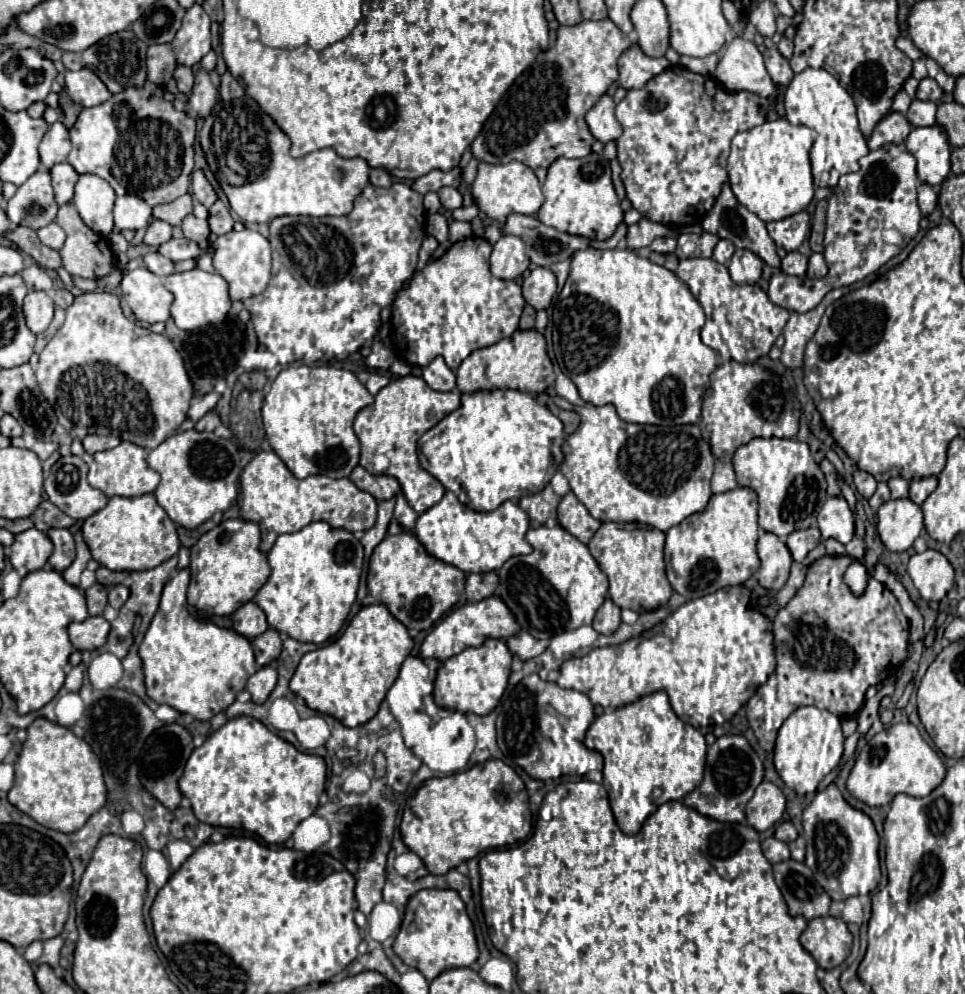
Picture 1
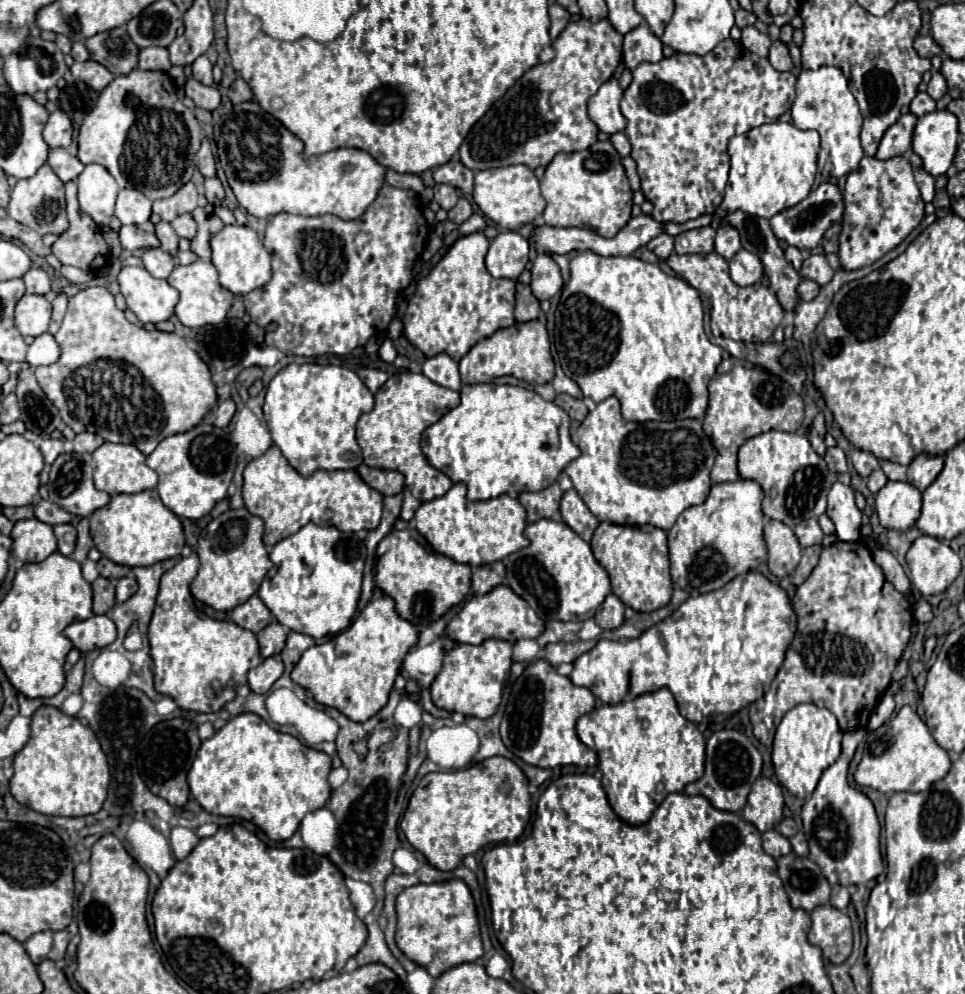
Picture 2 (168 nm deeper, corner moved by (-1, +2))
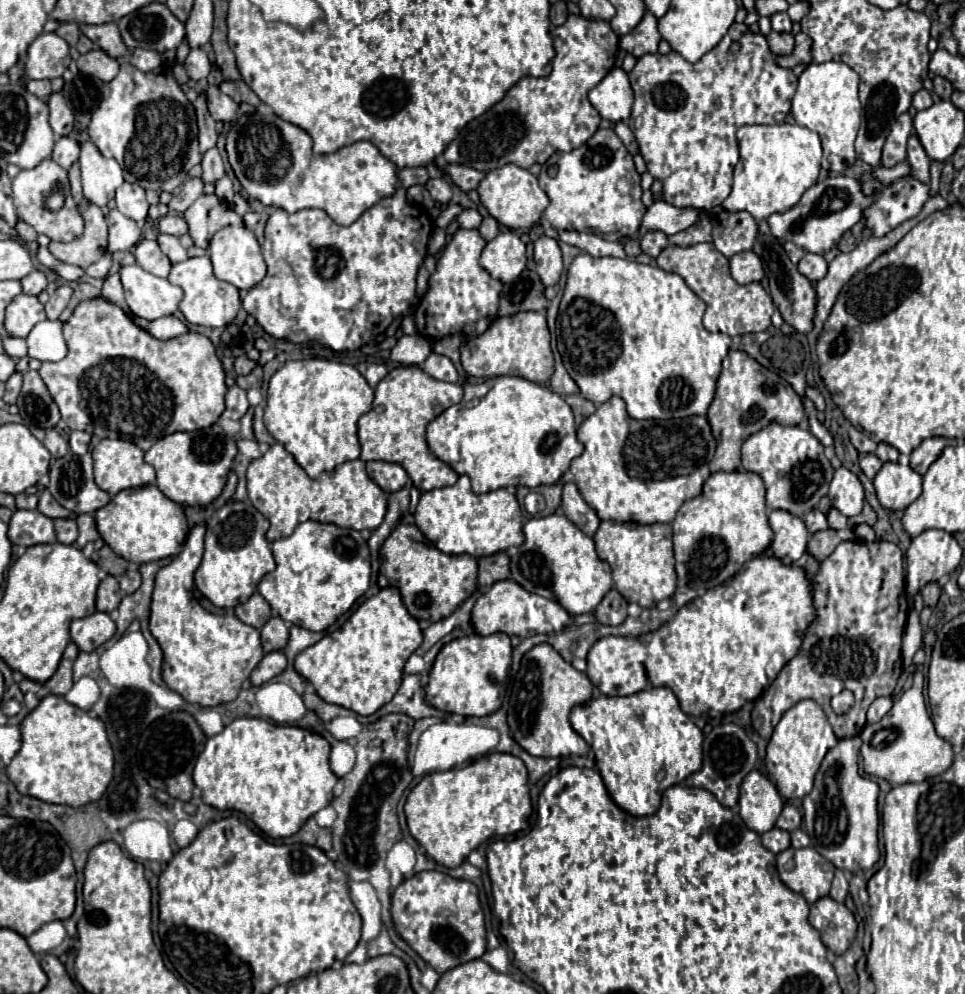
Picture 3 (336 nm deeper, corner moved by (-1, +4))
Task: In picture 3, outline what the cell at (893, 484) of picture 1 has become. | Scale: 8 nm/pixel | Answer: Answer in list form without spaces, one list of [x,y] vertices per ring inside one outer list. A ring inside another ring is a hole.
[[[879,443],[877,449],[875,449],[875,455],[881,461],[897,461],[899,459],[899,451],[895,451],[895,447],[891,447],[887,443]]]

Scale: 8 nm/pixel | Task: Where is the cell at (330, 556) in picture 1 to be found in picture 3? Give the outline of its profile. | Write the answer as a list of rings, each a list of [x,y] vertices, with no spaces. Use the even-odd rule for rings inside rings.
[[[305,521],[297,525],[293,535],[273,541],[271,547],[277,569],[263,577],[259,593],[287,623],[309,631],[325,631],[369,589],[369,547],[355,529]]]

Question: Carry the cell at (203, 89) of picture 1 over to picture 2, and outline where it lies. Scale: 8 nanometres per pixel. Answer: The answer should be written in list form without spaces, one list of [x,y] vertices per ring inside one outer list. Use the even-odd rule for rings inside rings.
[[[205,55],[197,57],[191,67],[193,67],[193,77],[195,77],[199,83],[203,83],[203,85],[213,85],[213,73],[211,73],[211,67],[213,67],[213,65],[209,63],[209,59],[207,59]]]

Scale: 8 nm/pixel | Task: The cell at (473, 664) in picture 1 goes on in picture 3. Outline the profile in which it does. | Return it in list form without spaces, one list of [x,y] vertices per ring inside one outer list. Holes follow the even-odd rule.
[[[503,633],[495,635],[467,635],[443,645],[437,653],[427,685],[427,703],[447,713],[459,713],[463,717],[483,717],[501,707],[499,689],[507,679],[511,667],[511,639]]]

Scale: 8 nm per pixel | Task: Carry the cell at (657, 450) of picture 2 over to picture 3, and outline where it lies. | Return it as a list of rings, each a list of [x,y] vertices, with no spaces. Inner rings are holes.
[[[611,397],[609,401],[605,401],[603,405],[597,407],[597,411],[587,417],[581,425],[579,425],[579,431],[577,431],[577,439],[585,445],[585,451],[571,461],[571,473],[575,477],[575,485],[579,487],[579,493],[583,495],[583,499],[597,511],[599,519],[611,519],[611,521],[633,521],[633,523],[641,523],[641,525],[653,525],[653,523],[671,523],[677,515],[677,509],[687,501],[687,499],[693,499],[701,493],[701,487],[705,483],[705,479],[711,475],[709,473],[709,461],[713,459],[713,453],[715,453],[715,437],[711,435],[711,427],[709,427],[709,421],[707,417],[687,417],[687,419],[669,419],[669,421],[637,421],[637,419],[631,419],[629,423],[629,415],[627,415],[627,409],[625,409],[625,403],[621,397]]]

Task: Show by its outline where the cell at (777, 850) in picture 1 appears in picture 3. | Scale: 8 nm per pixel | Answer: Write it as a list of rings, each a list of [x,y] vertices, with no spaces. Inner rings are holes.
[[[773,827],[771,831],[763,833],[761,839],[763,839],[763,845],[765,845],[769,851],[773,851],[773,853],[781,853],[781,851],[785,851],[785,849],[791,845],[789,833],[783,831],[783,829],[779,829],[779,827]]]

